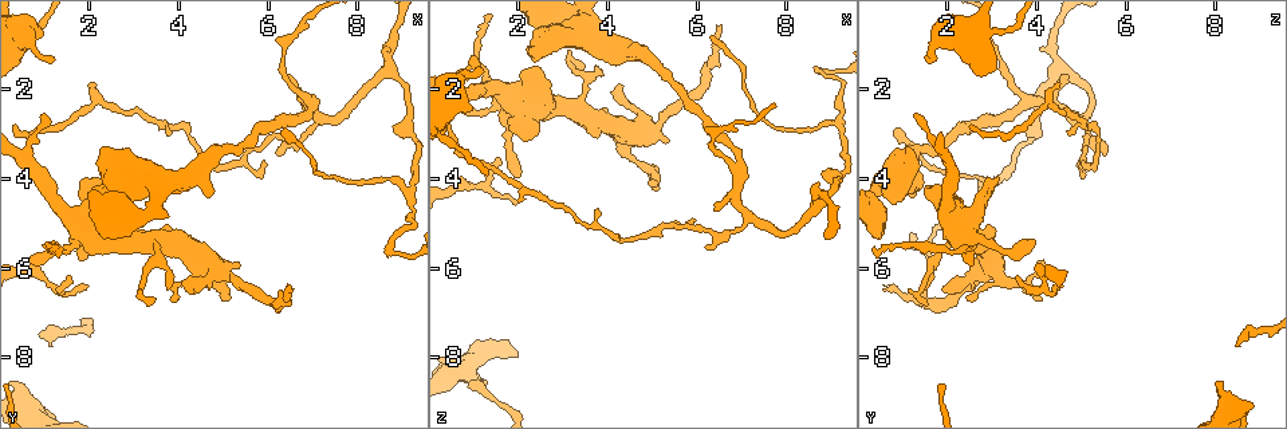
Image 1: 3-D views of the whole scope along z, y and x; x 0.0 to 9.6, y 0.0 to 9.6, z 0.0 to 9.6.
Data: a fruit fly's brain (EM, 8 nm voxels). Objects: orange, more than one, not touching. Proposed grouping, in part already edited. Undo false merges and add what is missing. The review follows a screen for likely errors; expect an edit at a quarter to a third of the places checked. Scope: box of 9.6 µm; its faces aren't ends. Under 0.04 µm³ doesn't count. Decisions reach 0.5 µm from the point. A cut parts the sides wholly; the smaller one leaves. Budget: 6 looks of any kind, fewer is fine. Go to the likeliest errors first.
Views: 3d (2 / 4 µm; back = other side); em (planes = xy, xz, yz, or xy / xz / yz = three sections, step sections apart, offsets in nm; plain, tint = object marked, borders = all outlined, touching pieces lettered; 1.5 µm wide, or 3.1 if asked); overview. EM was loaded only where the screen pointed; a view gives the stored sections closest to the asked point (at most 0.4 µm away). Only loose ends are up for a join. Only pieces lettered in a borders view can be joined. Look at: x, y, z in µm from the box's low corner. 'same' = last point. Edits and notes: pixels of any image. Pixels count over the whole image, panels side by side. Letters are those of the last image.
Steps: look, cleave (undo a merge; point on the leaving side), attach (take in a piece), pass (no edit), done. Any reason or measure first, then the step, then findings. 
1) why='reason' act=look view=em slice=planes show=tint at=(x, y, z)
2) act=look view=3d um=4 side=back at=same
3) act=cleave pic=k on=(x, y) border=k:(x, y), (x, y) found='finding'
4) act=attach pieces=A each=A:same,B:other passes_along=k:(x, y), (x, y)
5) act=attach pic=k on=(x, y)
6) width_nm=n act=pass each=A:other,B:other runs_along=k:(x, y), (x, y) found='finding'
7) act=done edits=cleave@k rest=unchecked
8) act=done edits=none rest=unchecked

why='branch stops here' act=look view=em slice=yz step=4 show=borders at=(6.50, 6.50, 0.55)

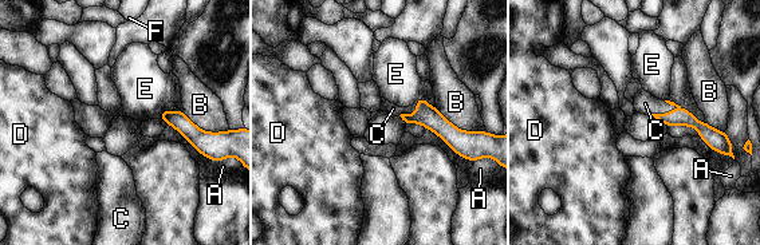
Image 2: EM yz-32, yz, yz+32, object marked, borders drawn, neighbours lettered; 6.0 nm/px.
why='another direction' act=look view=em slice=planes show=borders at=same

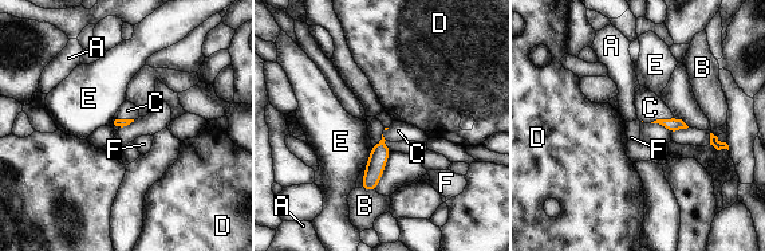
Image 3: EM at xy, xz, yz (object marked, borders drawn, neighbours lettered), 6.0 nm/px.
act=attach pieces=C each=A:other,B:other,C:same,D:other,E:other,F:other passes_along=3:(674, 124), (661, 120), (650, 108) found='the neuron continues'

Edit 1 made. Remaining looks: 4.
why='an open end' act=look view=em slice=planes show=plain at=(6.40, 1.70, 4.70)

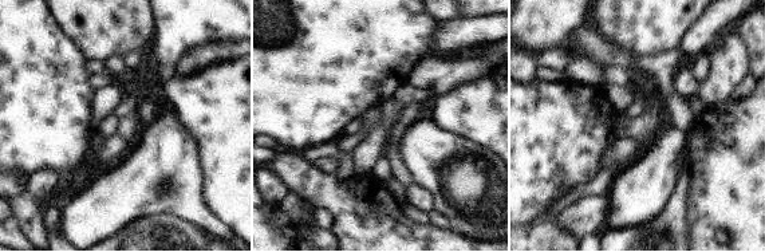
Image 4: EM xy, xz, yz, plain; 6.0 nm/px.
act=look view=em slice=planes show=borders at=same

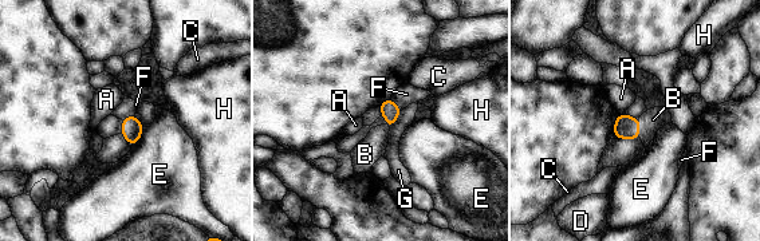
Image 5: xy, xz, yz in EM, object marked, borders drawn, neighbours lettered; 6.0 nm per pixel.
act=attach pieces=B each=A:other,B:same,C:other,D:other,E:other,F:other,G:other,H:other found='it goes on there'

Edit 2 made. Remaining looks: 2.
act=look view=overview

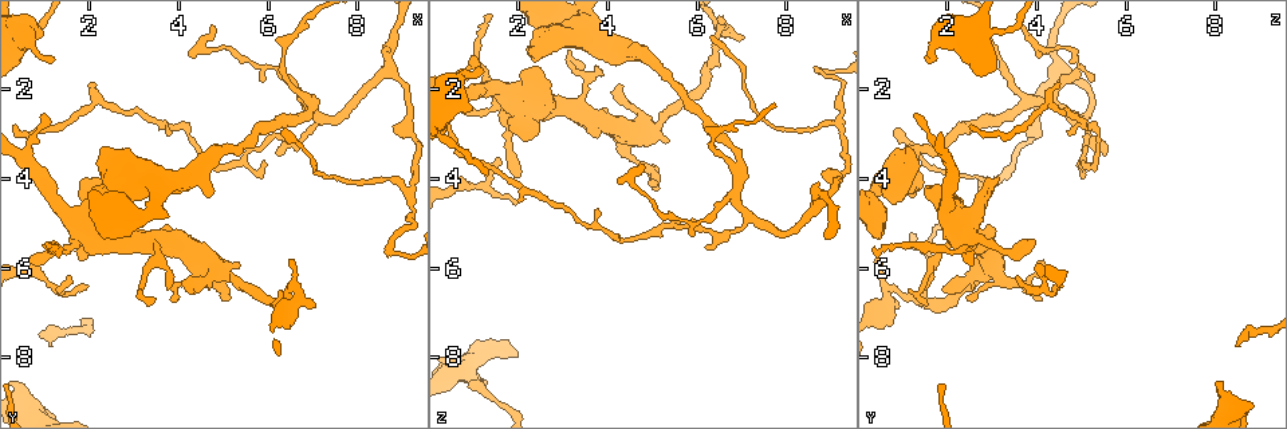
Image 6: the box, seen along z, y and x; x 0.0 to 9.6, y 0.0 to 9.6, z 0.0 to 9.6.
why='branch stops here' act=look view=em slice=xz step=4 show=borders at=(3.70, 6.45, 1.55)

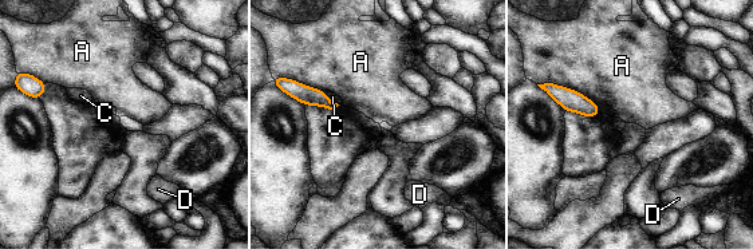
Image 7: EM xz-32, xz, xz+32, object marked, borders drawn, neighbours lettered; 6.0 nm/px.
act=pass each=A:other,C:other,D:other border=7:(560, 85), (580, 91), (600, 111) found='no lettered piece goes on from it'

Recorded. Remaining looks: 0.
act=done edits=attach@3,attach@5 rest=unchecked

